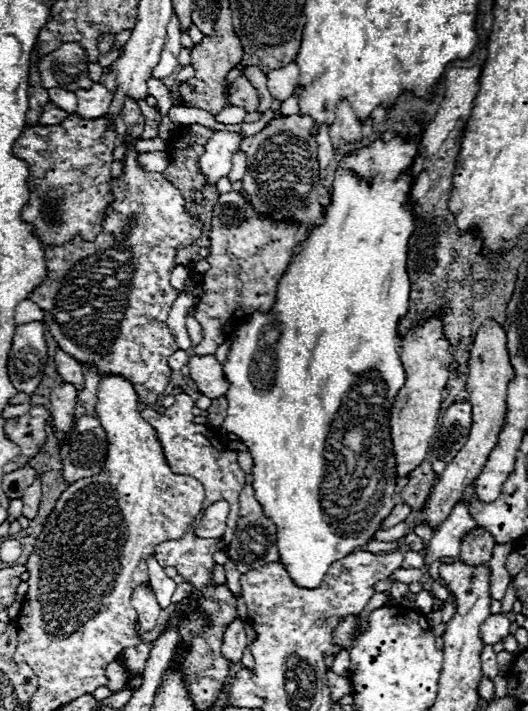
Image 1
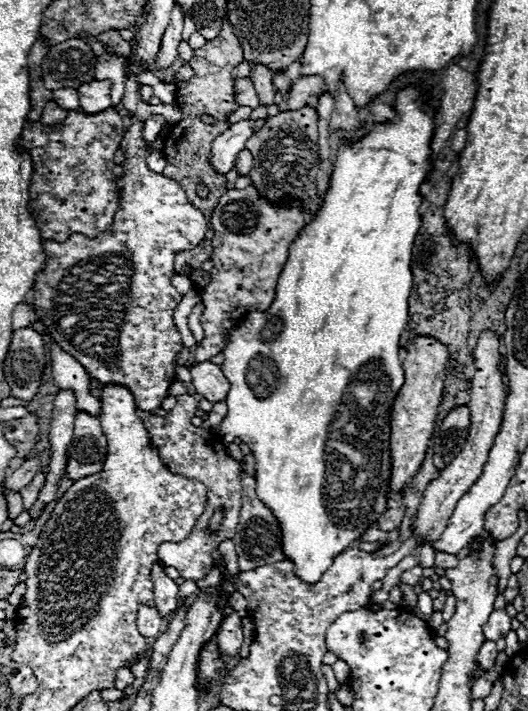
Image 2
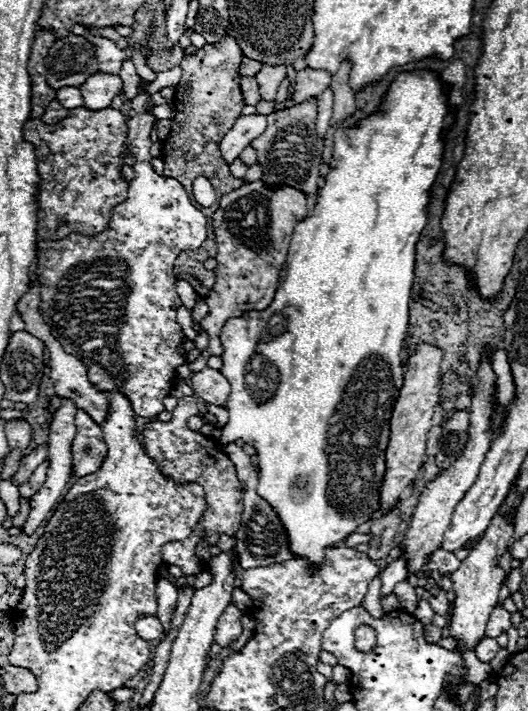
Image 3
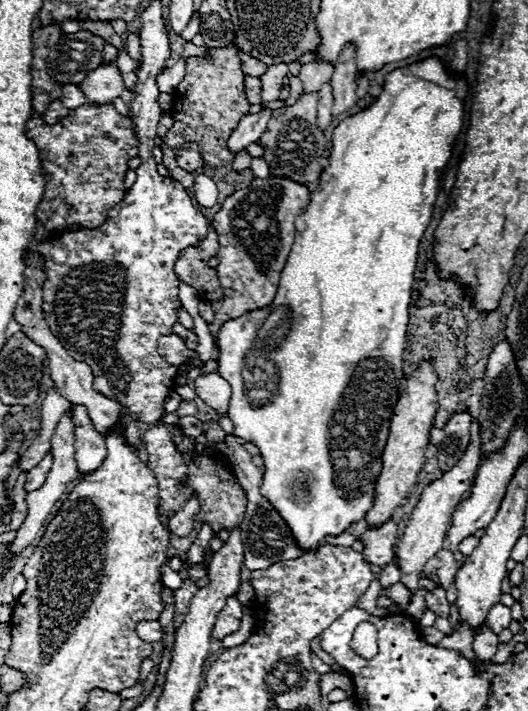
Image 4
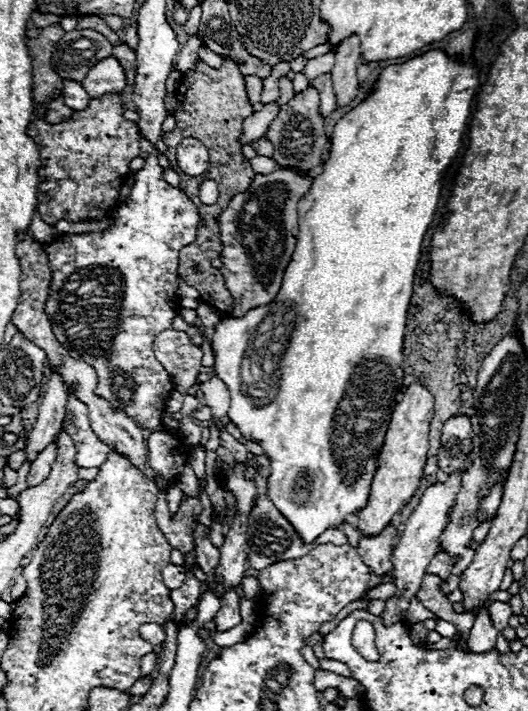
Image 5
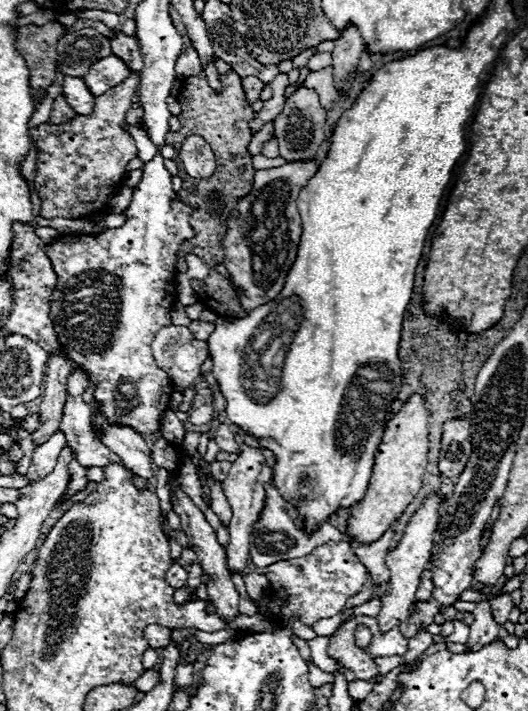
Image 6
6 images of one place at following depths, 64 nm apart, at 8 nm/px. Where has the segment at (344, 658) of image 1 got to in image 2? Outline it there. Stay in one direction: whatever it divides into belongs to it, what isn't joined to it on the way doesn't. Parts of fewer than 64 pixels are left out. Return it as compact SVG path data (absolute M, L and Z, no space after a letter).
M338 660L336 664L332 664L332 668L334 668L334 674L336 674L336 680L338 680L340 684L346 684L346 682L350 680L350 666L348 666L346 662Z

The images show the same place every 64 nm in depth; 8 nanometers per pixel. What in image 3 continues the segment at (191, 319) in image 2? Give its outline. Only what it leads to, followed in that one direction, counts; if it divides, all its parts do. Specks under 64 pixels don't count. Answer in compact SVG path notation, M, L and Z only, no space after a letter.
M199 300L194 307L192 319L194 329L199 333L201 331L200 322L209 313L209 307L204 300Z

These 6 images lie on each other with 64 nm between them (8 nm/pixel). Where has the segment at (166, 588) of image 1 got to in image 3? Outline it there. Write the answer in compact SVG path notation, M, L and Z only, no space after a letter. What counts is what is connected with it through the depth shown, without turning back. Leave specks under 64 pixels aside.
M158 578L156 594L158 594L158 618L162 618L162 626L164 626L164 630L168 632L168 630L170 630L170 622L172 622L172 612L174 612L174 608L176 608L178 588L172 586L172 584L170 584L168 580L164 580L164 578Z

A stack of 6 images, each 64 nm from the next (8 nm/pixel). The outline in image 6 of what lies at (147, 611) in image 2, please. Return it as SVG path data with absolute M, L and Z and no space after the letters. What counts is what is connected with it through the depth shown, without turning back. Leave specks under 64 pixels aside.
M150 624L150 626L146 626L146 630L144 630L144 636L146 636L146 640L150 642L150 648L154 648L154 650L166 648L166 646L170 644L170 632L160 630L160 628L164 628L164 626Z

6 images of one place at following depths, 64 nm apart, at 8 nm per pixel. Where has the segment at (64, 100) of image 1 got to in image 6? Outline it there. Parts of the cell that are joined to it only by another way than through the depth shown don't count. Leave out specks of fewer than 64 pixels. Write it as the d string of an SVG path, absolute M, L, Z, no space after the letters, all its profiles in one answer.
M64 78L64 90L62 94L66 96L66 102L76 114L90 114L94 110L94 96L90 94L86 82L82 78Z

